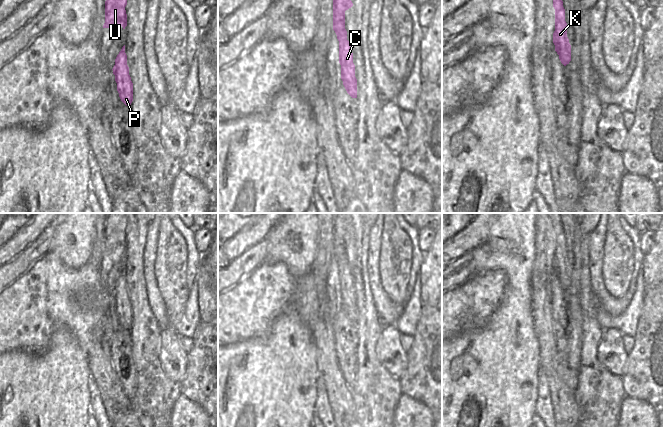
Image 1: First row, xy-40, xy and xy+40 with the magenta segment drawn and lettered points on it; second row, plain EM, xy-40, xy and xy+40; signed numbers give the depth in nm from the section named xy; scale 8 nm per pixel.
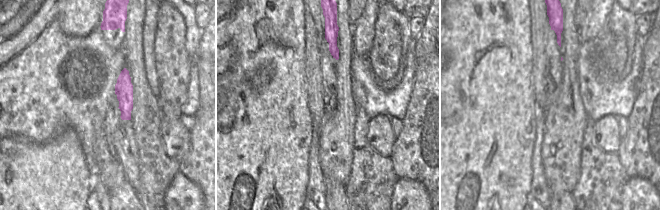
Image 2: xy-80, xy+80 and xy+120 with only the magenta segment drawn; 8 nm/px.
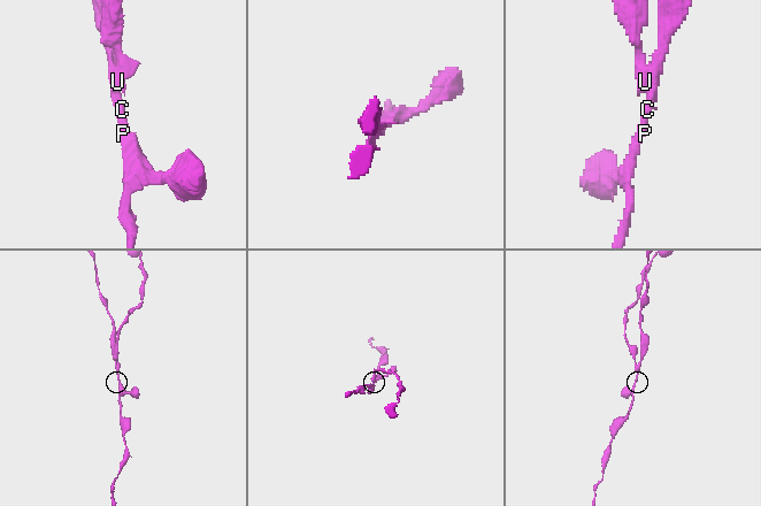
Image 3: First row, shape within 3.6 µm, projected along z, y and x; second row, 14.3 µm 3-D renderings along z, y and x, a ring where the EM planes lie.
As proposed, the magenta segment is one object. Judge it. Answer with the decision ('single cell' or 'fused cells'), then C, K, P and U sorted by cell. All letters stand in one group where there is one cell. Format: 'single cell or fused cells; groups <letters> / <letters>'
fused cells; groups C K P / U

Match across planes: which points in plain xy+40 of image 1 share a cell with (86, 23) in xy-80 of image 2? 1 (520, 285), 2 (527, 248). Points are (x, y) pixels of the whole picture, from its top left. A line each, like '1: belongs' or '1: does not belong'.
1: belongs
2: belongs

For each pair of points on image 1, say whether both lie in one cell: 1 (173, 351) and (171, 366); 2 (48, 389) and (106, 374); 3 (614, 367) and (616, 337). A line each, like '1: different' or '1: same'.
1: same
2: different
3: same

